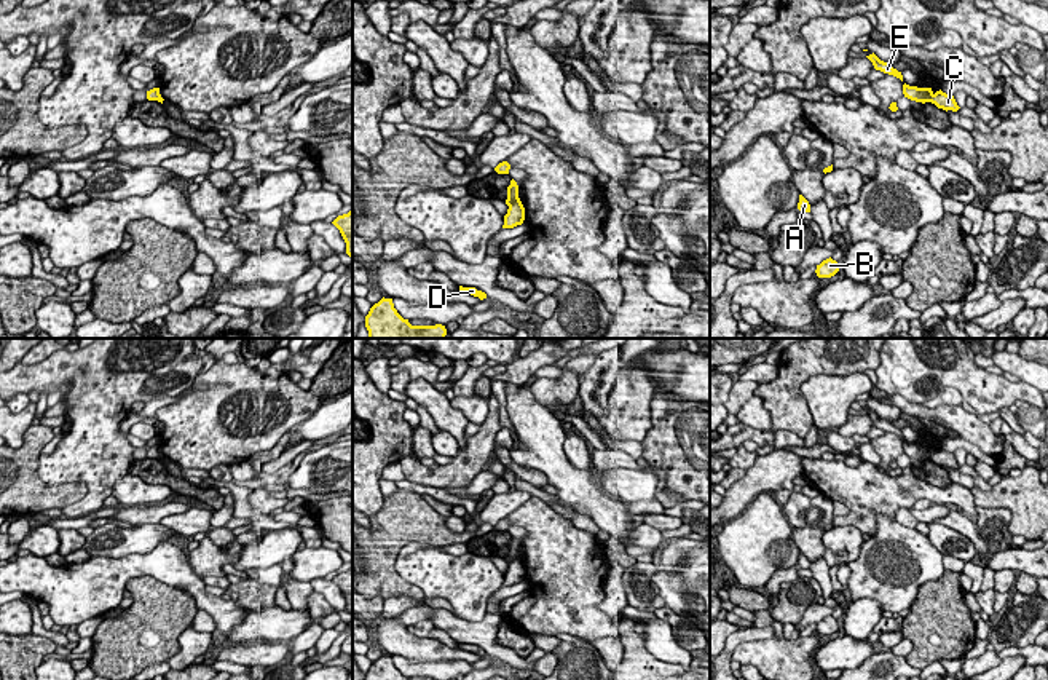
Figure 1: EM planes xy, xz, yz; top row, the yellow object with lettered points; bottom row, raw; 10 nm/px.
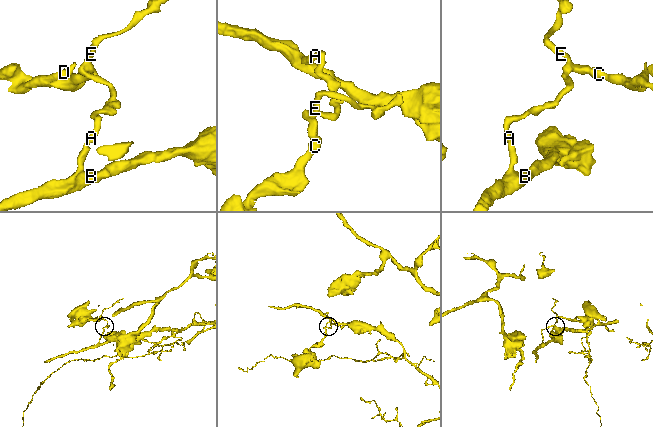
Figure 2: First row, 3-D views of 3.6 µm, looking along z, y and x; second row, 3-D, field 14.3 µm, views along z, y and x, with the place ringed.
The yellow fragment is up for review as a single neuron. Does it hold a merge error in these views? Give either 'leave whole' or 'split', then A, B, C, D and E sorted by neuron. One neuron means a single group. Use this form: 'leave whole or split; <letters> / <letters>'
split; A B E / C D

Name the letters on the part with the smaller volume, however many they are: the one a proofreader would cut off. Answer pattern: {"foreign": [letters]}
{"foreign": ["C", "D"]}

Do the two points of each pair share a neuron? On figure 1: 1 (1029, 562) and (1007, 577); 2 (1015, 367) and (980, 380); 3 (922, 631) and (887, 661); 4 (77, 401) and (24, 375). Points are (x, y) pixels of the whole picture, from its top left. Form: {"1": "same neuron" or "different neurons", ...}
{"1": "different neurons", "2": "different neurons", "3": "different neurons", "4": "same neuron"}

